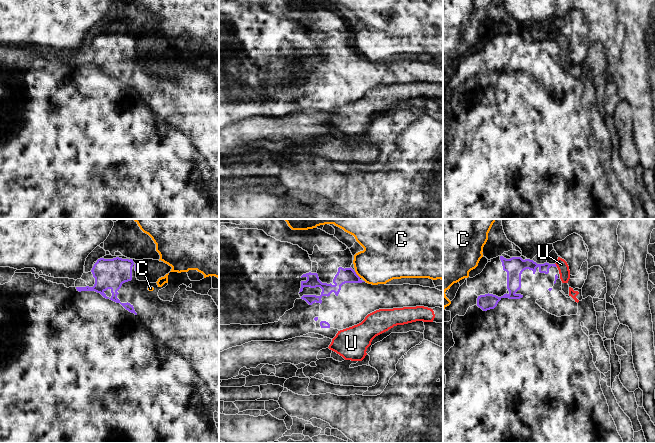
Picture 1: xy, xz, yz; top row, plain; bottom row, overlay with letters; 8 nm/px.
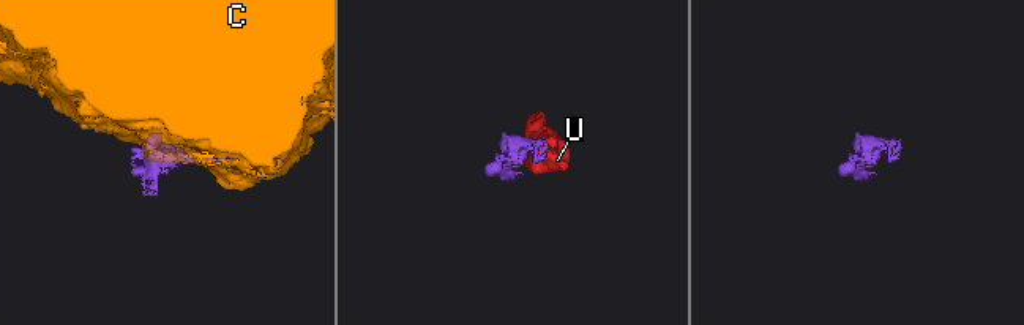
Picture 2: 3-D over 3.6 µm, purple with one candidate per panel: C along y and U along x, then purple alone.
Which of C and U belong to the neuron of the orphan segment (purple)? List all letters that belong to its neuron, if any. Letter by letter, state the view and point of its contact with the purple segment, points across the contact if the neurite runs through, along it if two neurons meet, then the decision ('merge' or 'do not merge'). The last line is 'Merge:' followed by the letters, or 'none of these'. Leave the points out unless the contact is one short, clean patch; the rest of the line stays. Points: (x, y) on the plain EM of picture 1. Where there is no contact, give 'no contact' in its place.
C: xz (356, 50) | do not merge
U: yz (555, 41) | along yz (555, 39), (557, 42) | do not merge
Merge: none of these

